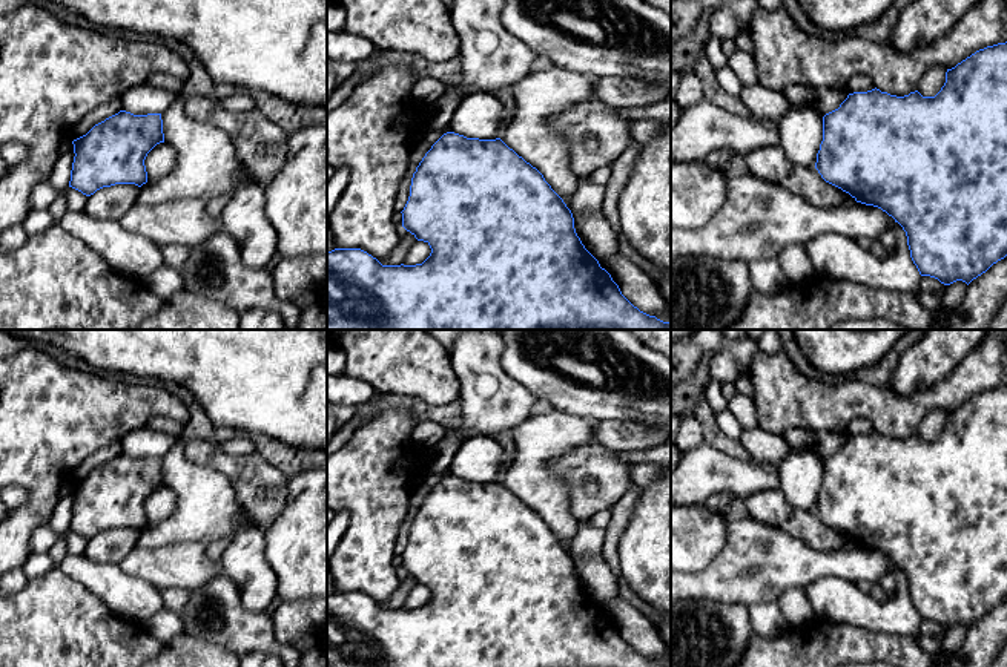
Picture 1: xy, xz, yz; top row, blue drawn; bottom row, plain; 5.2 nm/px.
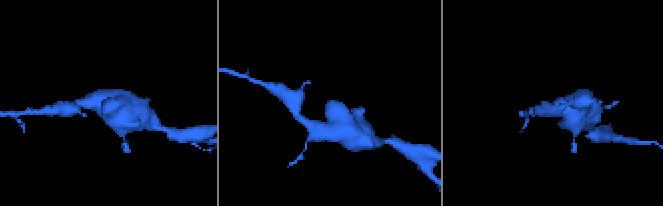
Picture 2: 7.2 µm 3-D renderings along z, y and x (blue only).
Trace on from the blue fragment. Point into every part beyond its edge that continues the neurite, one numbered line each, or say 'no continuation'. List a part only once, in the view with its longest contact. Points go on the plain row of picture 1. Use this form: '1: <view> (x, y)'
no continuation

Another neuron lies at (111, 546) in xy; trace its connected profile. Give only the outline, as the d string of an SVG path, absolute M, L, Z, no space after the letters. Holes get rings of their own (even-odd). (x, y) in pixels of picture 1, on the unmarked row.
M115 527L103 531L87 540L84 557L94 563L118 566L120 561L138 546L141 531L135 527Z

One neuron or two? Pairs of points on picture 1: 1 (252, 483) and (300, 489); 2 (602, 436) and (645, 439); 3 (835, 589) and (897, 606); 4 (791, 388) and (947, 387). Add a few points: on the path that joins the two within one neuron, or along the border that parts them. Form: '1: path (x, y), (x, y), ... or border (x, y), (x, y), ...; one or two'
1: border (289, 479), (284, 508), (272, 520); two
2: path (613, 436), (634, 437); one
3: path (851, 604), (858, 609), (881, 609); one
4: path (829, 400), (909, 404); one

